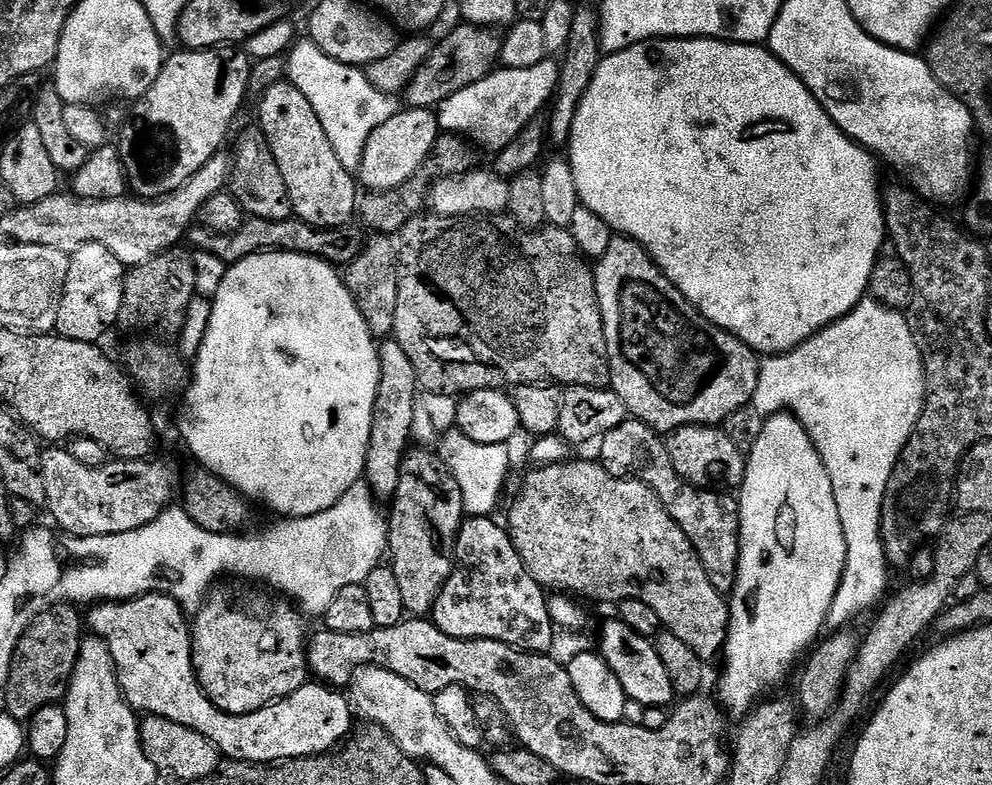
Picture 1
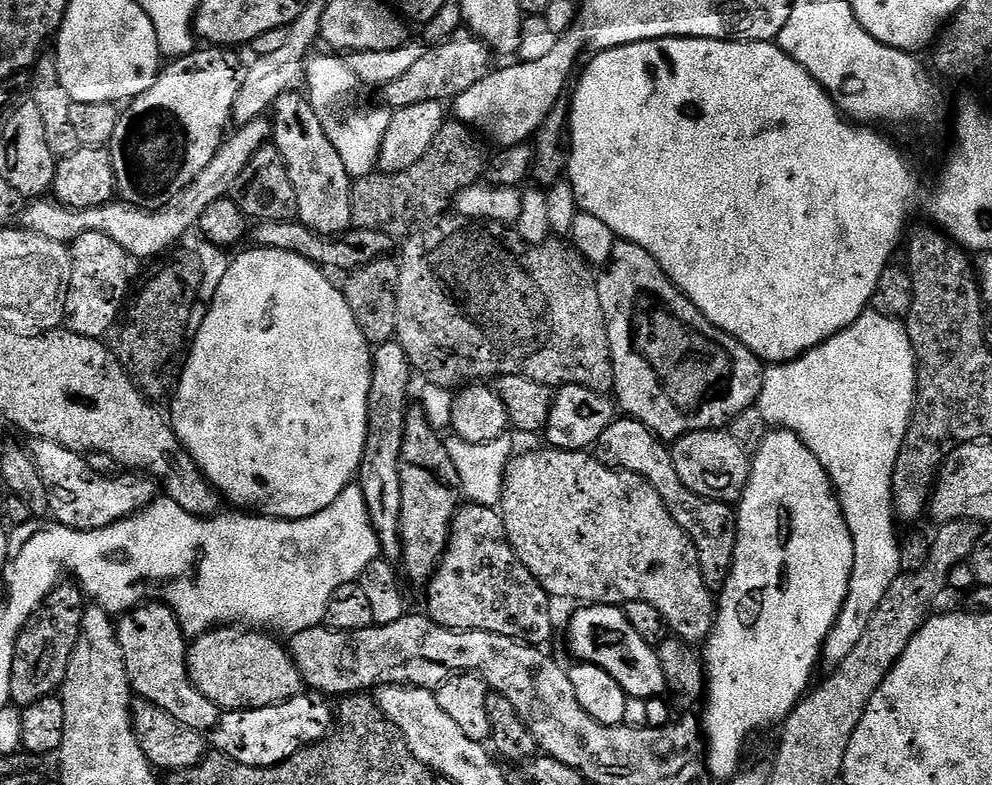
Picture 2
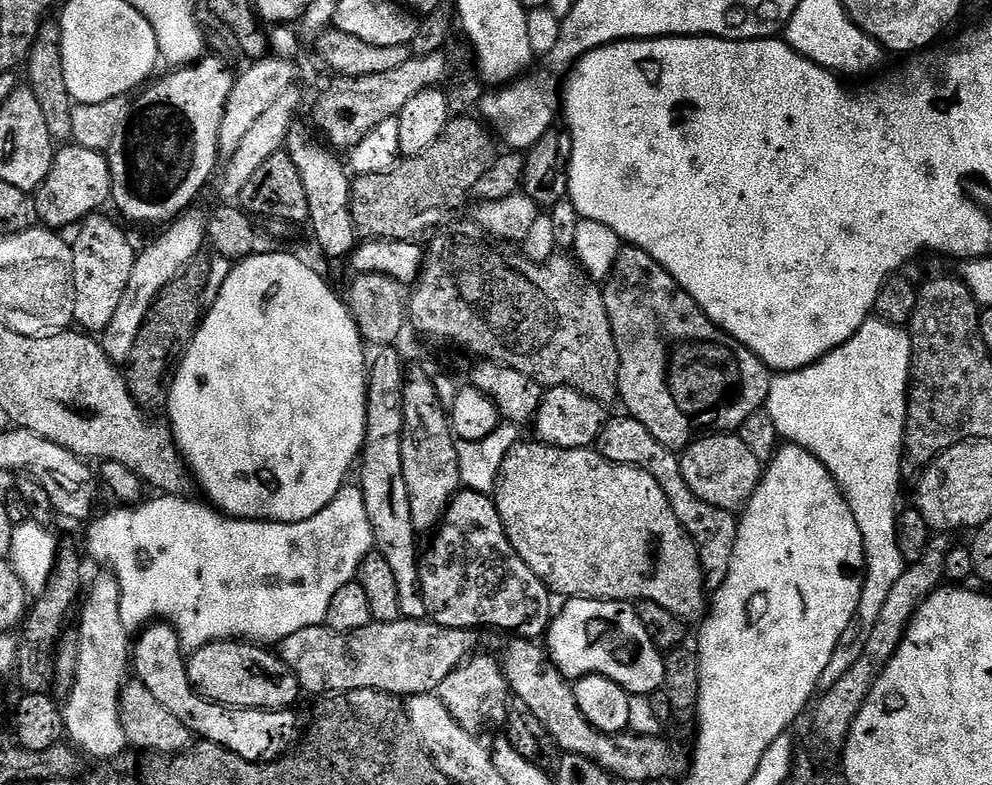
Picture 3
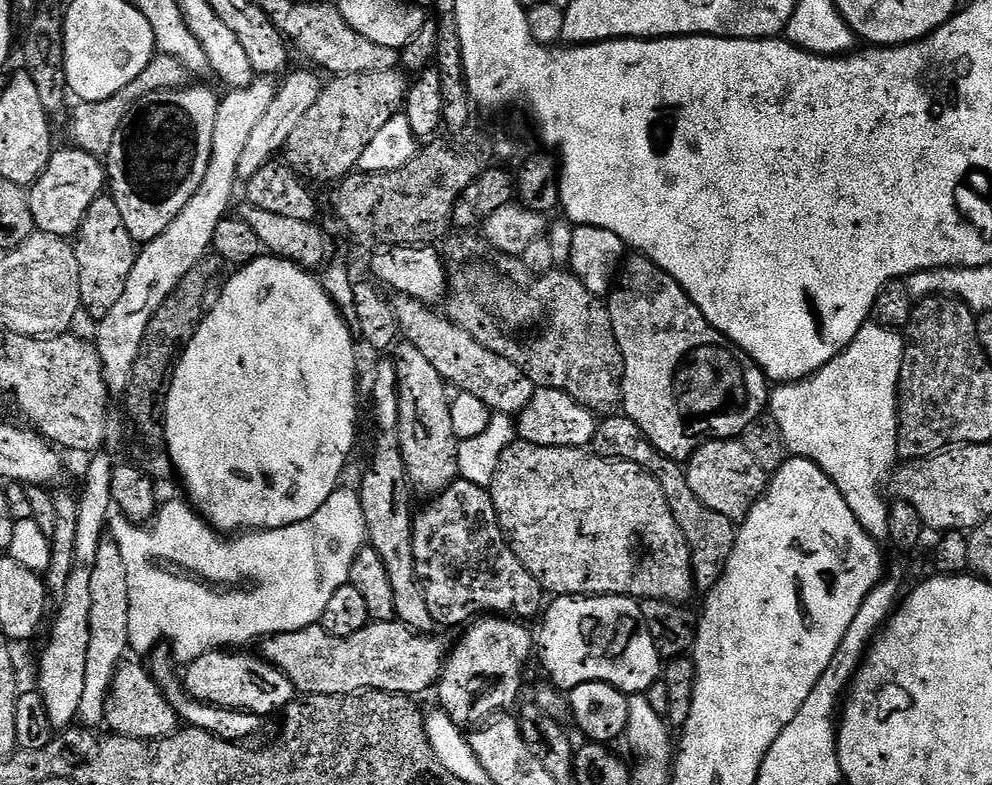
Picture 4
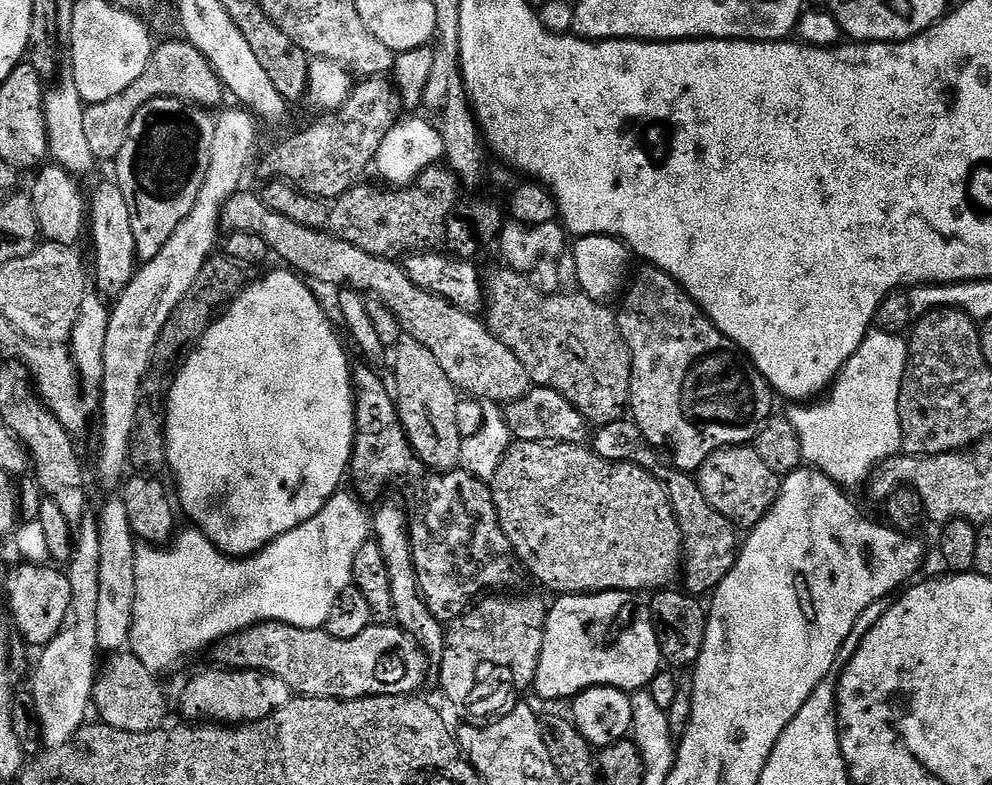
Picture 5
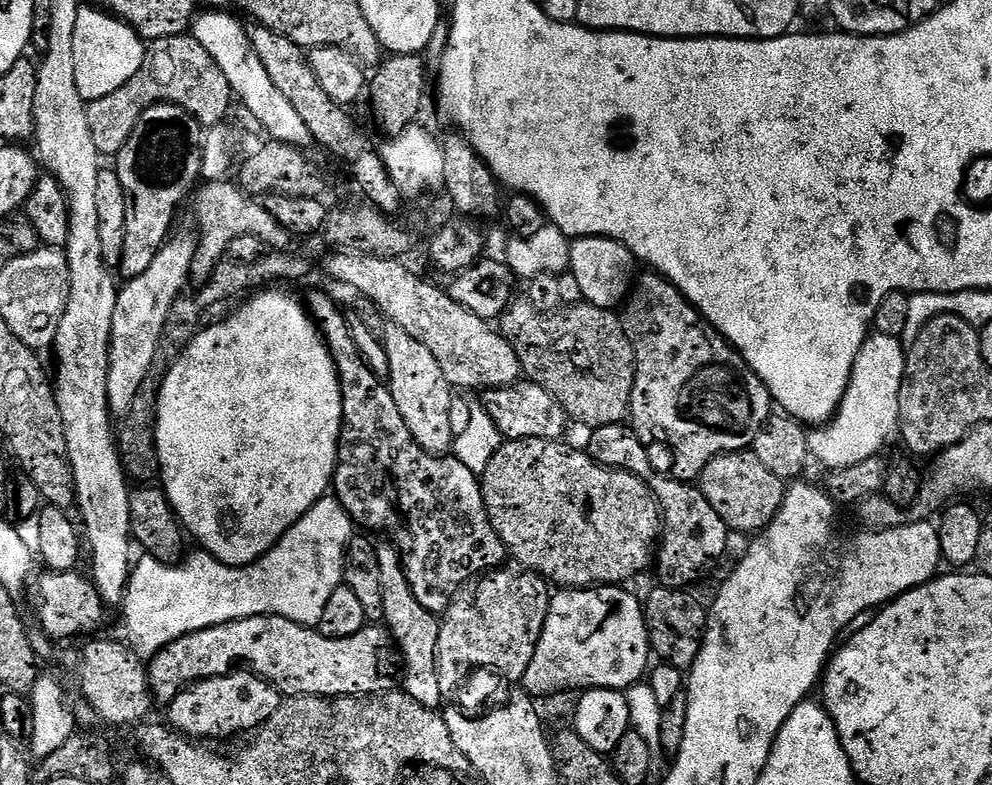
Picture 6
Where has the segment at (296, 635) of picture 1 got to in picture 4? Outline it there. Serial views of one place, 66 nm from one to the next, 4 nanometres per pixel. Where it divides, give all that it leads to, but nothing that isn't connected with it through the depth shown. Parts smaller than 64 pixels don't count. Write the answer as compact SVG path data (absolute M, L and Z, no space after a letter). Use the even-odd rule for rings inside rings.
M244 650L207 652L202 654L202 658L198 658L194 663L187 665L182 672L182 683L189 696L201 700L203 704L213 704L216 708L253 712L255 716L261 718L268 718L271 712L283 713L284 709L292 703L297 695L297 690L290 682L290 678L286 678L286 674L282 674L282 670L278 670L259 655L256 655L257 657L251 656L248 652L240 651Z

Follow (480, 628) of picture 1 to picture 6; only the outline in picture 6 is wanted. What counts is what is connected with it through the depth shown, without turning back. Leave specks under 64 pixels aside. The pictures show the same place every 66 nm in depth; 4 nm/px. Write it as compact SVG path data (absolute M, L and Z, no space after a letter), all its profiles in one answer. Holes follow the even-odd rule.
M324 292L310 293L306 299L306 308L316 321L324 345L336 363L336 373L340 375L344 424L340 427L340 449L336 455L334 495L348 511L348 517L359 527L361 524L364 528L389 532L393 536L389 537L400 552L406 578L414 590L414 598L418 598L426 610L443 614L459 593L456 591L467 580L475 581L493 570L505 567L510 556L498 530L494 530L490 522L490 514L480 489L481 477L475 476L467 466L462 466L455 455L427 452L418 446L414 434L410 434L410 426L406 426L402 414L398 414L398 406L394 406L391 387L369 368L358 350L352 332L348 329L346 312Z

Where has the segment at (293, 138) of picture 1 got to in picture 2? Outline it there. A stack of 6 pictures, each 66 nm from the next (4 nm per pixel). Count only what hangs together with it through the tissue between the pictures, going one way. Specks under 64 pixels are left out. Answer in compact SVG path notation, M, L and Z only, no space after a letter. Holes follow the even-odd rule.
M293 90L279 96L270 109L270 120L274 125L276 149L286 162L290 182L294 182L294 190L298 194L300 223L320 236L339 236L349 231L353 227L352 185L354 177L348 173L346 166L342 166L342 158L338 158L338 150L334 150L334 142L326 138L326 130L322 130L322 122L318 122L318 114L314 114L314 106L308 100L307 95Z

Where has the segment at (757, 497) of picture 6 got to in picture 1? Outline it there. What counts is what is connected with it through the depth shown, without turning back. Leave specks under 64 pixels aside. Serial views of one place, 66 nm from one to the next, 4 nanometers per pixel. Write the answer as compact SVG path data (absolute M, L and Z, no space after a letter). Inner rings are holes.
M691 424L679 428L677 432L669 432L666 436L670 462L674 462L674 470L684 479L685 484L692 488L706 488L709 490L736 490L744 482L745 453L734 442L730 442L723 427L706 424Z

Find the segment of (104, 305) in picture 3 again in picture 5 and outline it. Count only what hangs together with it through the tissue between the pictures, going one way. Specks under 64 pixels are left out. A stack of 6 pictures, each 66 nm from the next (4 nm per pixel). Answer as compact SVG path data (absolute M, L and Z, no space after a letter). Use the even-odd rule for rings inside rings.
M115 182L100 184L93 192L90 192L90 211L86 216L86 232L92 235L92 272L96 275L95 291L104 298L117 298L126 290L127 284L136 273L138 261L136 259L136 247L134 246L134 234L130 227L130 209L126 206L126 197Z

